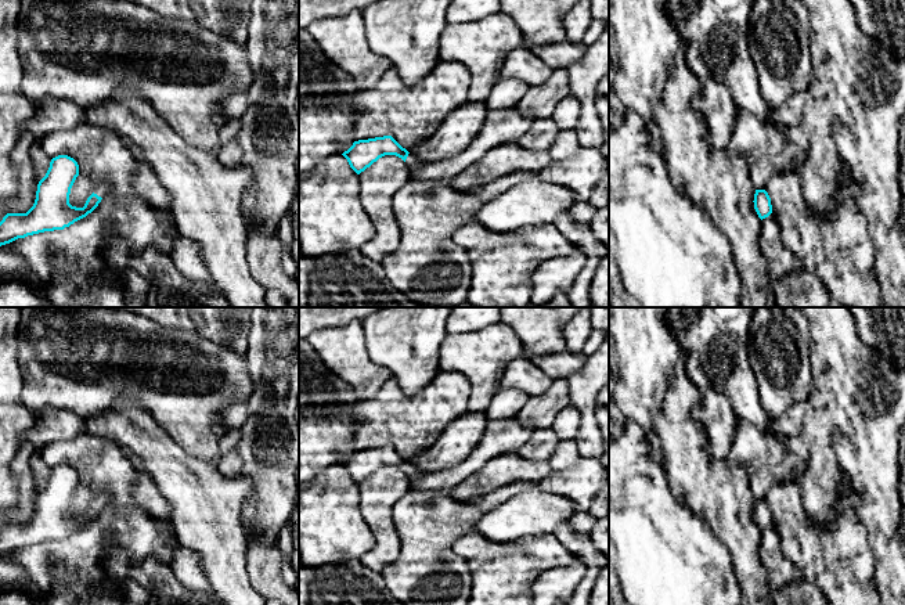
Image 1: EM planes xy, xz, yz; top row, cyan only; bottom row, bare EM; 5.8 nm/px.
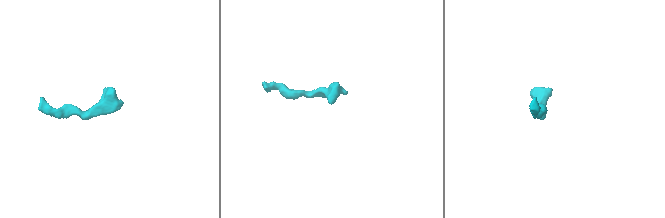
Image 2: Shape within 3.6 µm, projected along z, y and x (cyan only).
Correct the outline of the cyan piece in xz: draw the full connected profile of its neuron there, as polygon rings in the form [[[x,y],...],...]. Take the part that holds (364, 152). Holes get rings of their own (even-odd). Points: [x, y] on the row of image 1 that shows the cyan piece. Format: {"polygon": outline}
{"polygon": [[[516,108],[490,111],[482,130],[469,147],[440,162],[422,162],[392,136],[354,141],[342,155],[357,174],[379,158],[396,155],[407,163],[411,180],[450,184],[458,173],[480,159],[493,147],[518,141],[530,130],[534,120],[531,116],[522,115]]]}

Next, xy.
{"polygon": [[[53,158],[37,184],[33,206],[26,213],[7,213],[0,222],[0,246],[28,235],[64,230],[91,213],[111,187],[107,181],[95,184],[84,206],[76,208],[69,204],[69,194],[77,176],[79,165],[73,158]]]}

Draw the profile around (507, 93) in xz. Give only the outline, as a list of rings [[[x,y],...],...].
[[[500,79],[486,100],[488,111],[515,108],[529,91],[530,86],[519,79]]]

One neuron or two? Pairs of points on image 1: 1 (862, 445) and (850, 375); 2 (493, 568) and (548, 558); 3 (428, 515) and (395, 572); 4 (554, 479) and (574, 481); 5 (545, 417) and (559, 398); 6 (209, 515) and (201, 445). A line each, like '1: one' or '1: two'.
1: one
2: one
3: one
4: one
5: one
6: two

